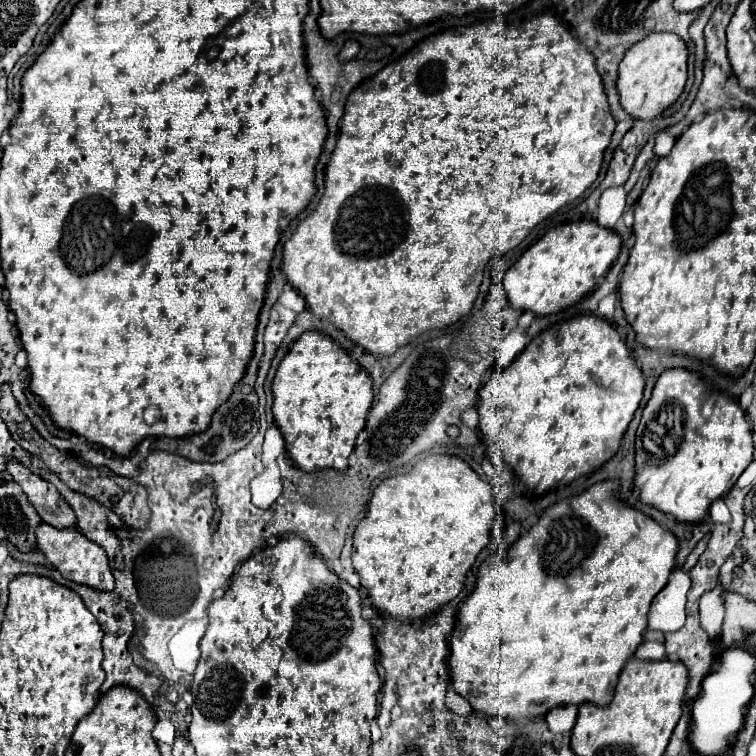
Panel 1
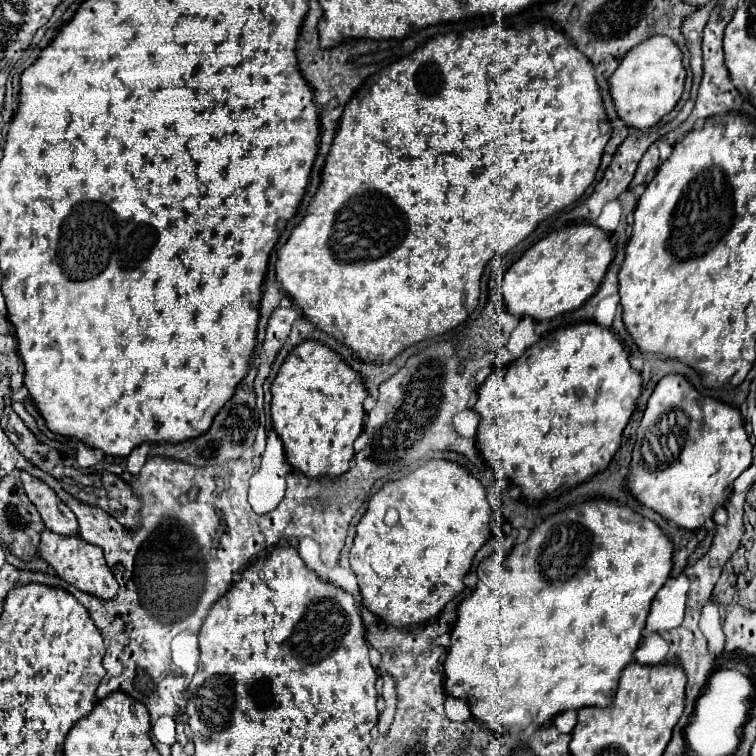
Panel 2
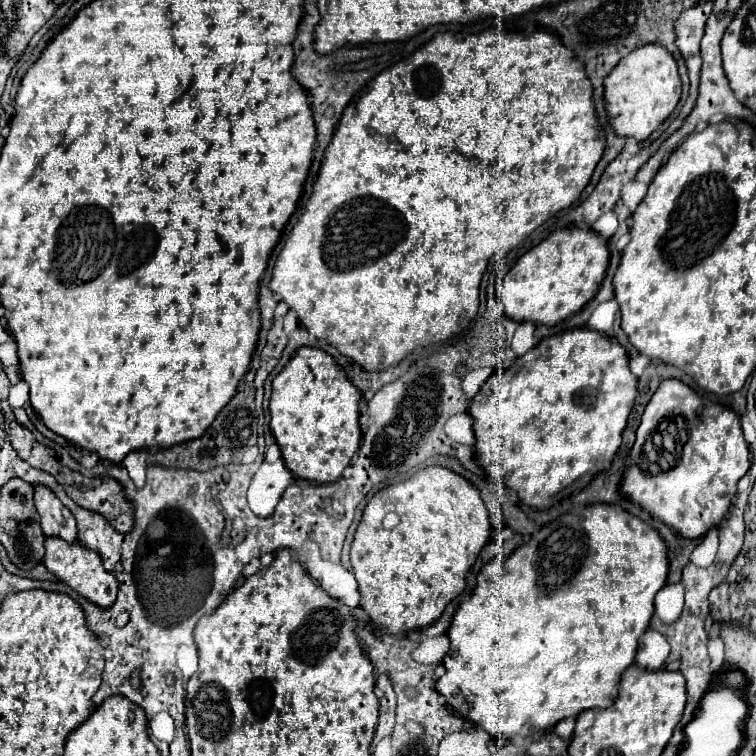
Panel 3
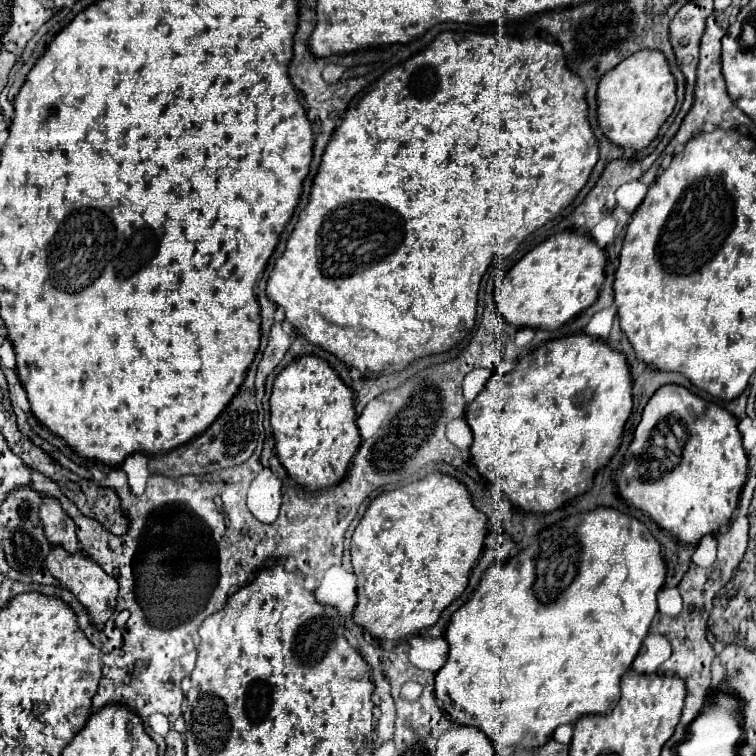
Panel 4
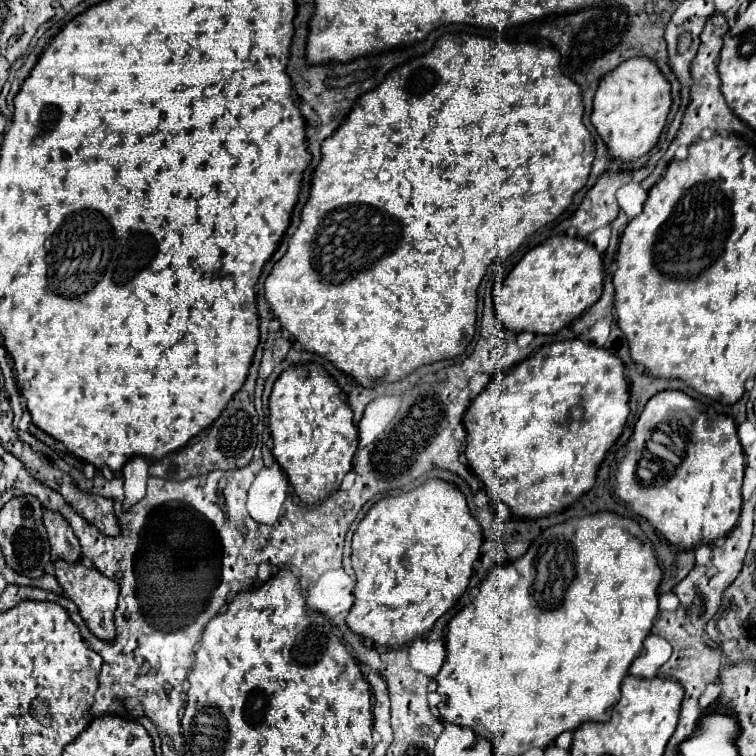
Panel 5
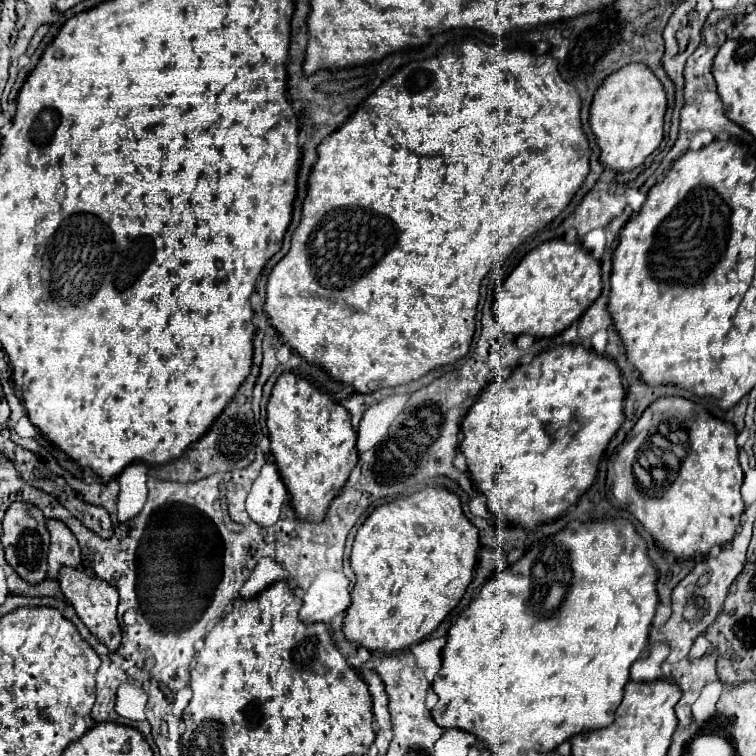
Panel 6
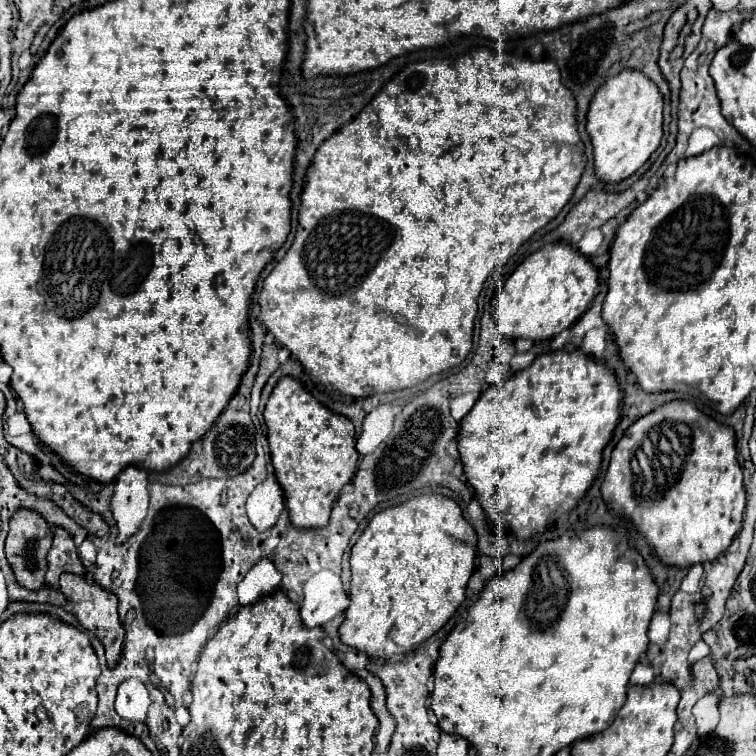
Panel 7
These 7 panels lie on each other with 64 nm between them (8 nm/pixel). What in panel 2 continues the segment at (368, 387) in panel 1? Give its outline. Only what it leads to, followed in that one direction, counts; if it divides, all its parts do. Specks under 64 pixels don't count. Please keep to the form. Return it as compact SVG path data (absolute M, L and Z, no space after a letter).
M304 340L298 344L286 362L280 366L272 382L272 424L276 434L280 436L286 460L294 466L294 470L304 476L340 476L348 470L348 462L354 456L354 440L360 436L364 428L364 400L368 398L368 390L358 372L354 372L338 352L318 340Z

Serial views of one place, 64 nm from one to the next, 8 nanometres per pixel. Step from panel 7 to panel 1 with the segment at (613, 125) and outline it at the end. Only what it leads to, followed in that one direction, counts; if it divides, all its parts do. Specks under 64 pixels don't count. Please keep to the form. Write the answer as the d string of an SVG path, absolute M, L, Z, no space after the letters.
M670 32L648 34L640 44L634 44L618 68L618 94L622 108L632 118L650 120L662 114L670 104L678 100L684 90L688 72L688 46L686 42Z

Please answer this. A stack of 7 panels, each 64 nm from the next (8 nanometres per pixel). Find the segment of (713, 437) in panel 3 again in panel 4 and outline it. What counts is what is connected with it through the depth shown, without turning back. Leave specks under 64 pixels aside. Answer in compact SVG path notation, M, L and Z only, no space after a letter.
M664 384L656 390L642 412L642 420L634 432L626 464L620 470L616 484L620 496L630 500L638 510L646 512L660 528L672 532L686 544L698 544L702 536L718 532L720 526L732 518L746 476L748 456L742 446L742 434L738 430L736 416L720 406L708 406L708 402L700 400L684 386Z

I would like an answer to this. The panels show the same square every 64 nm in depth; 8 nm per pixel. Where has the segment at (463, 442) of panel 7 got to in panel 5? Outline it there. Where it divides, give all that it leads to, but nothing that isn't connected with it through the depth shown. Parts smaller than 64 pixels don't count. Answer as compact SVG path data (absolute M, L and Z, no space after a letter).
M580 338L552 342L536 354L518 362L502 380L492 378L472 400L464 414L468 430L466 458L474 474L486 484L492 500L506 504L516 516L536 518L560 512L586 494L594 482L598 466L620 438L630 414L630 392L626 366L620 356Z

